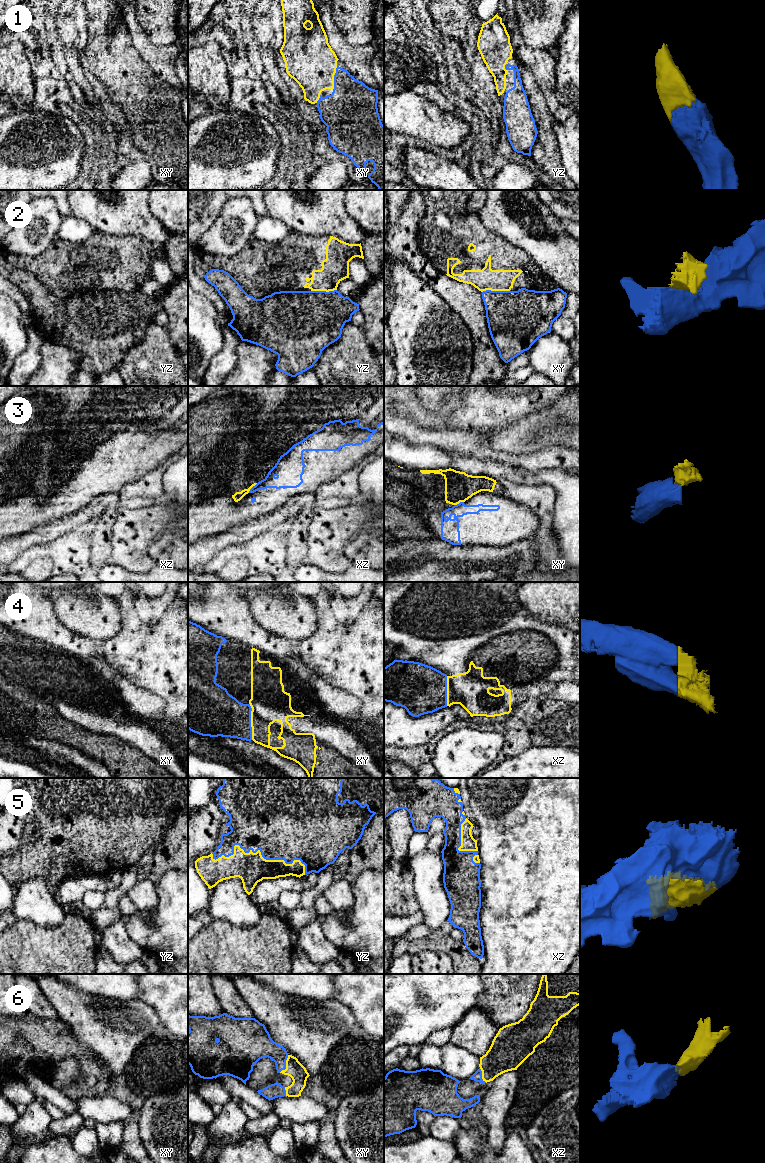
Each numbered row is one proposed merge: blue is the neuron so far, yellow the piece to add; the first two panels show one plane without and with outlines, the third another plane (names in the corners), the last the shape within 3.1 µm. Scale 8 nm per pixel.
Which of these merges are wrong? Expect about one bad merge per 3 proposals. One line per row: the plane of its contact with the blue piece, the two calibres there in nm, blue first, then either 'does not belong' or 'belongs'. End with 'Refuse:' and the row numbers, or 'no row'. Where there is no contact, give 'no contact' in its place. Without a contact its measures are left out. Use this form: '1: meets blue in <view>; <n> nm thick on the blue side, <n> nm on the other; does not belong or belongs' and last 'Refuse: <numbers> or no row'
1: meets blue in xy; 360 nm thick on the blue side, 400 nm on the other; belongs
2: meets blue in xy; 420 nm thick on the blue side, 180 nm on the other; does not belong
3: meets blue in xz; 120 nm thick on the blue side, 70 nm on the other; does not belong
4: meets blue in xy; 360 nm thick on the blue side, 300 nm on the other; belongs
5: meets blue in yz; 500 nm thick on the blue side, 240 nm on the other; belongs
6: meets blue in xy; 200 nm thick on the blue side, 140 nm on the other; belongs
Refuse: 2, 3

